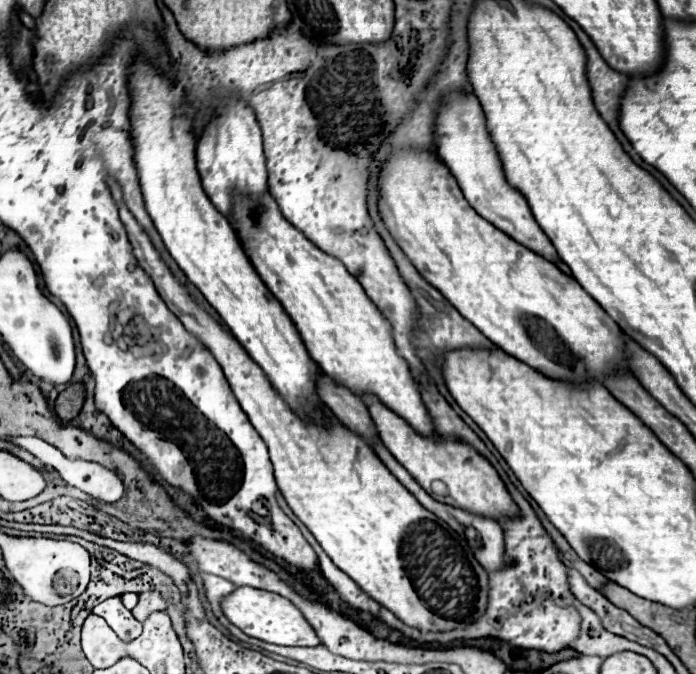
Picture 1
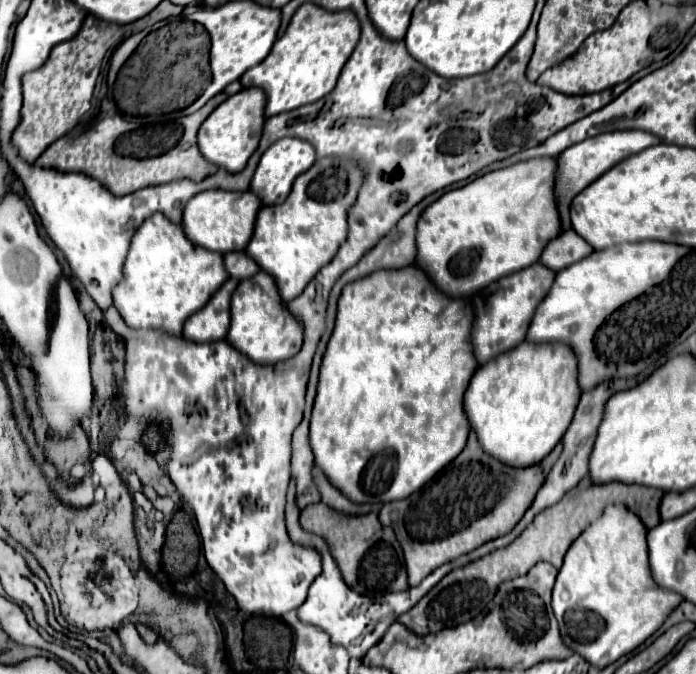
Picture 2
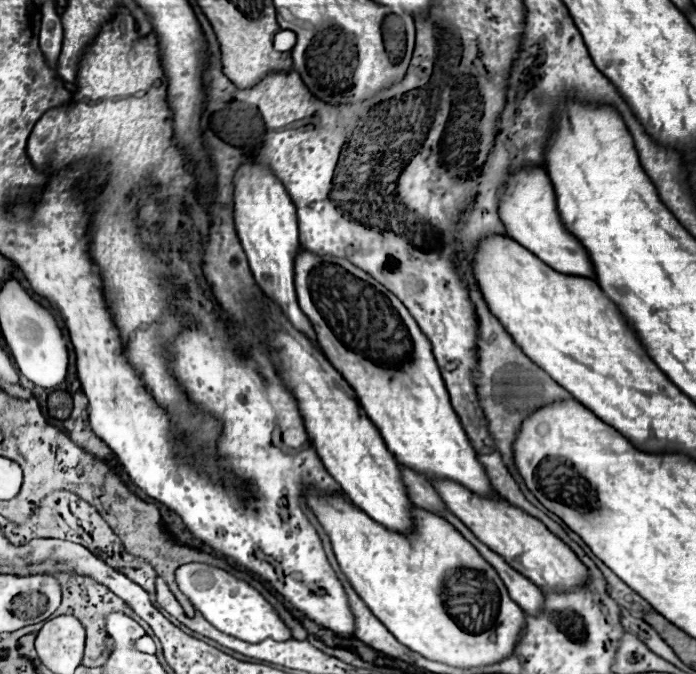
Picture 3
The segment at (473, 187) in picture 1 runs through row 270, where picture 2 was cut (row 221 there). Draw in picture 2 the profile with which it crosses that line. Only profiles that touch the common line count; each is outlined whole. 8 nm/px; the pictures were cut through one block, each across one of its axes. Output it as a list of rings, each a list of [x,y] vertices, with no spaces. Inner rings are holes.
[[[606,132],[604,136],[594,136],[592,140],[584,140],[582,144],[574,144],[572,148],[564,150],[558,156],[558,176],[556,176],[556,200],[558,200],[562,230],[570,228],[568,206],[578,192],[582,192],[588,184],[592,184],[598,176],[608,172],[618,162],[656,144],[660,144],[660,140],[656,140],[656,136],[652,136],[650,132]]]

